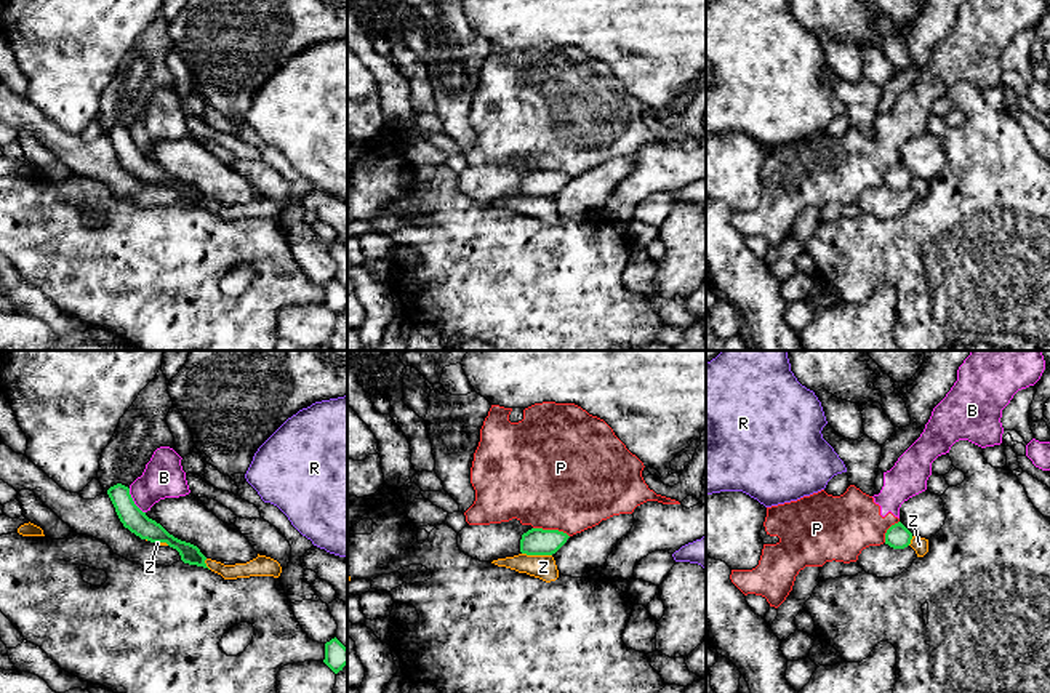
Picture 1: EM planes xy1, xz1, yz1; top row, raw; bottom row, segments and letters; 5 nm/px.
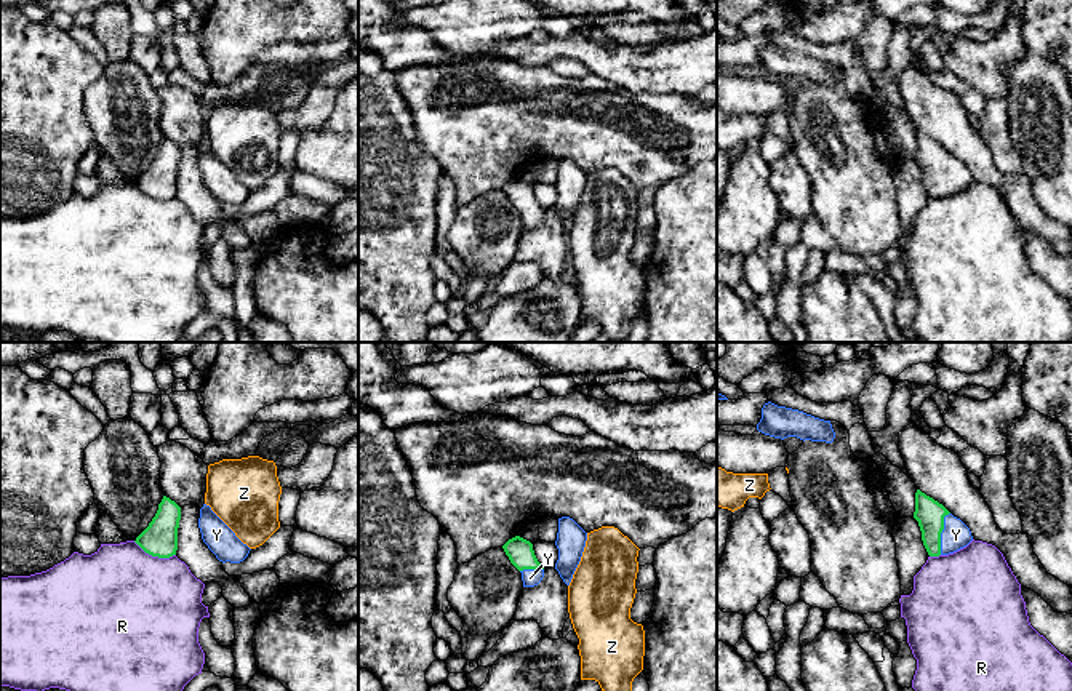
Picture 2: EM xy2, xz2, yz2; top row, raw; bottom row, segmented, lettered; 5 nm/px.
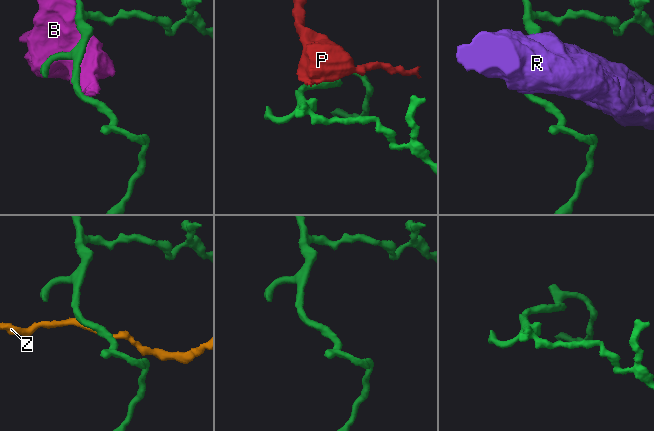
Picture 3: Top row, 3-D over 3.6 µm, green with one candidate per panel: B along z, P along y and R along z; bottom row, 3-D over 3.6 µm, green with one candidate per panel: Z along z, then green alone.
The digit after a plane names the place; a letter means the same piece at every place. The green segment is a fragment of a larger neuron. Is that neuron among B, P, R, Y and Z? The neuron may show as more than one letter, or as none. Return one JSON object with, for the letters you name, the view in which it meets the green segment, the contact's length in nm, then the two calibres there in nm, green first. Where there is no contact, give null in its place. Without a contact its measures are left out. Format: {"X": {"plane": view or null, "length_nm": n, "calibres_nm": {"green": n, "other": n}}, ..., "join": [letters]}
{"Y": {"plane": "yz2", "length_nm": 220, "calibres_nm": {"green": 150, "other": 140}}, "join": ["Y"]}

